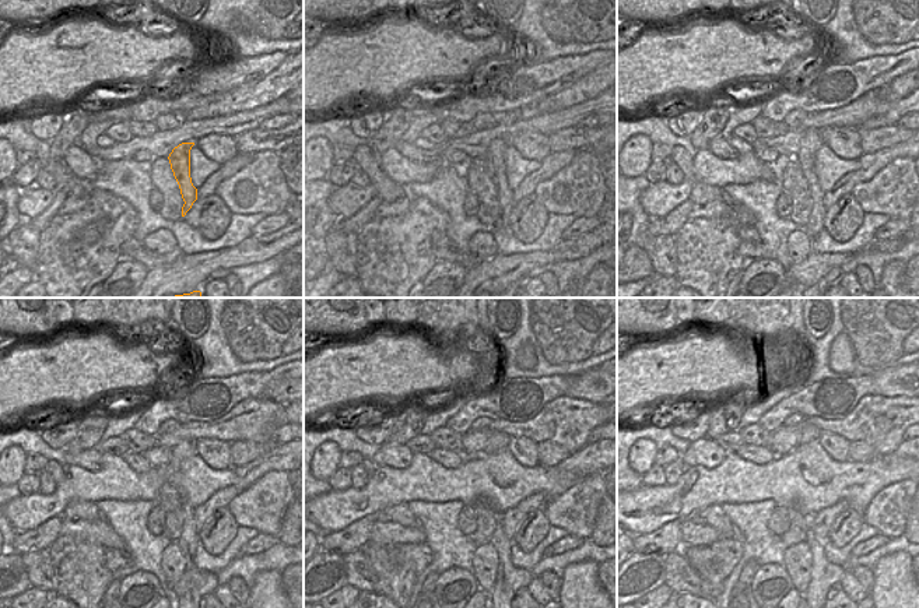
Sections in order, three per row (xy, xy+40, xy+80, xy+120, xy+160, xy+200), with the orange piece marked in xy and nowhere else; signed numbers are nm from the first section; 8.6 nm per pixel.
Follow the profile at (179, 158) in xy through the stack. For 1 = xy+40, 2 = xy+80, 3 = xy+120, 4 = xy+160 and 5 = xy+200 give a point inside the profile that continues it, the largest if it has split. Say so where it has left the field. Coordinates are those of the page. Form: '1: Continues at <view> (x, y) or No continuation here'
1: Continues at xy+40 (494, 157)
2: Continues at xy+80 (811, 140)
3: Continues at xy+120 (199, 582)
4: Continues at xy+160 (508, 579)
5: Continues at xy+200 (824, 575)

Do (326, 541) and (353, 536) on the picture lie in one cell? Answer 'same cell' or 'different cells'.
same cell

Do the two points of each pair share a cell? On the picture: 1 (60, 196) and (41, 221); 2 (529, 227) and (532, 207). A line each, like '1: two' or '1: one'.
1: one
2: one

